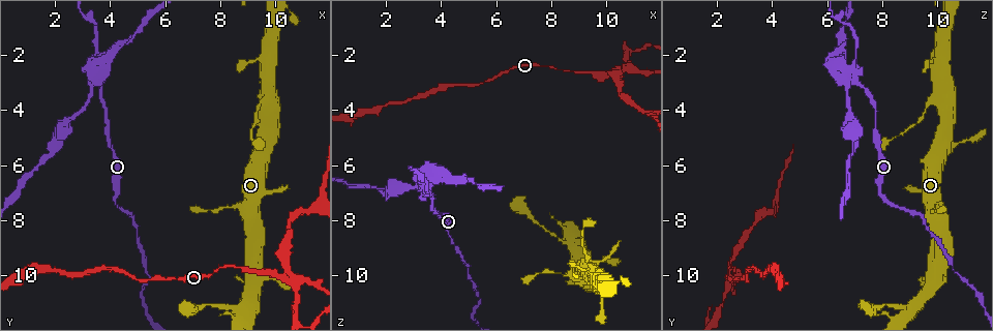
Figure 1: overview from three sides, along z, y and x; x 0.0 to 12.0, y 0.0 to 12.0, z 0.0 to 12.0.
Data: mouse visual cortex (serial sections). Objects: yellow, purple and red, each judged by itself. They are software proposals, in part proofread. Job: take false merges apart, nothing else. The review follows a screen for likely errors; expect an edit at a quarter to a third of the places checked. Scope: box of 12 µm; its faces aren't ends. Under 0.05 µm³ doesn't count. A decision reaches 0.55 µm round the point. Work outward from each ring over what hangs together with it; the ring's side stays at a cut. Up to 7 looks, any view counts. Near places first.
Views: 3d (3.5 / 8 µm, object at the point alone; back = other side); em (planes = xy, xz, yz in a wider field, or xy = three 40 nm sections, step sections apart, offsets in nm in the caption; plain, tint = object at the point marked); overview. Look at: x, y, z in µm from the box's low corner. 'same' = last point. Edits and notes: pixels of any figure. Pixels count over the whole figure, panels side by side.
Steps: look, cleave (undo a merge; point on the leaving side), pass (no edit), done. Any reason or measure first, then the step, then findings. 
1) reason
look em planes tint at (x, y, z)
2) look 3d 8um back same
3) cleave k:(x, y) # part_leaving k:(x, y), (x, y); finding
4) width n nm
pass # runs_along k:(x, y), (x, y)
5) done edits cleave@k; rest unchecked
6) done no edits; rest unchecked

a narrow waist
look 3d 8um at (7.9, 9.7, 2.4)

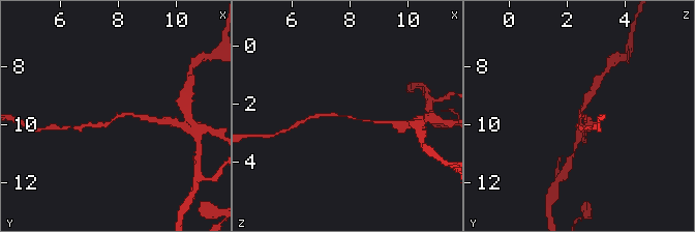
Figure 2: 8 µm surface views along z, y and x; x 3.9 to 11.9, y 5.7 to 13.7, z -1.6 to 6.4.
zoom in
look 3d 3.5um at (7.9, 9.7, 2.4)

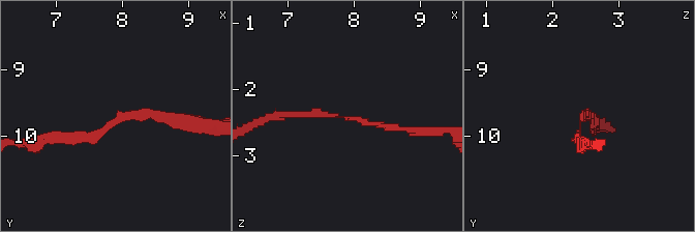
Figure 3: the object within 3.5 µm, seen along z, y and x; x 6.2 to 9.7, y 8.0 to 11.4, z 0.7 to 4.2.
arm_widths 100, 150 nm
pass # runs_along 3:(58, 139), (102, 136), (124, 114), (188, 117); continuous, no second cell

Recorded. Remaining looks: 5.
sharp bend
look 3d 3.5um at (10.7, 10.0, 2.5)

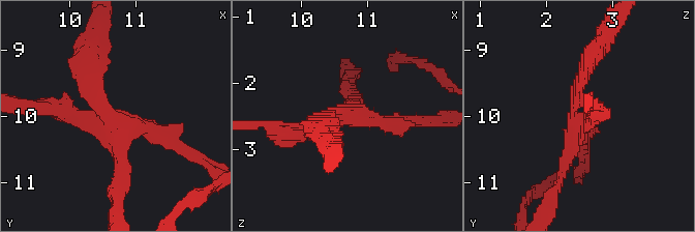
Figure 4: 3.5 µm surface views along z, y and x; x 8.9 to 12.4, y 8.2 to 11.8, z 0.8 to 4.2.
arms 4; arm_widths 200, 200, 200, 300 nm; shape alone is not enough
look em xy step 2 tint at (10.65, 10.10, 2.45)

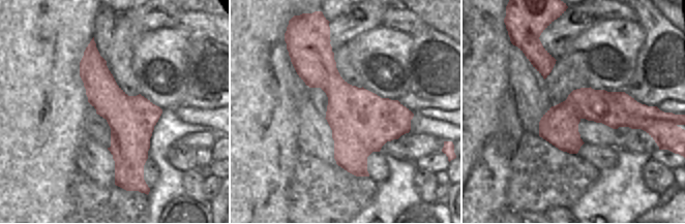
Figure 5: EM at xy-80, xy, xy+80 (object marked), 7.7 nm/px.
width 480 nm
cleave 4:(593, 63) # part_leaving 4:(295, 132), (324, 116); a second cell is stuck on

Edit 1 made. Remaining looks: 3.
look 3d 3.5um at (9.4, 4.0, 9.6)

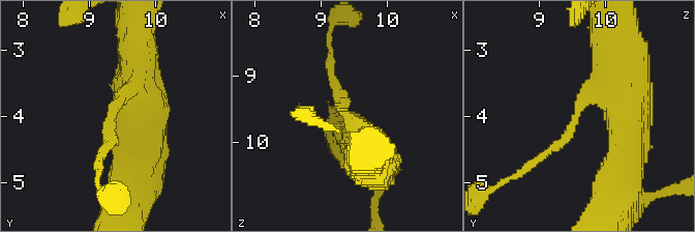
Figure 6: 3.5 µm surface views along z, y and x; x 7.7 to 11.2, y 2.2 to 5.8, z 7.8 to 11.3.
arm_widths 150, 400 nm; now the EM
look em xy step 3 tint at (9.35, 4.10, 9.55)

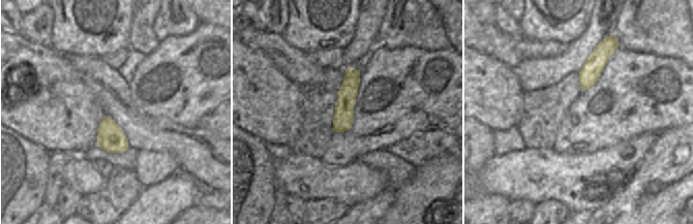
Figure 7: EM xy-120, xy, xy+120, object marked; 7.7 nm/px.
pass # runs_along 6:(625, 75), (594, 90), (562, 142), (530, 164); one cell here

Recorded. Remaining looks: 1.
done edits cleave@4; rest unchecked

